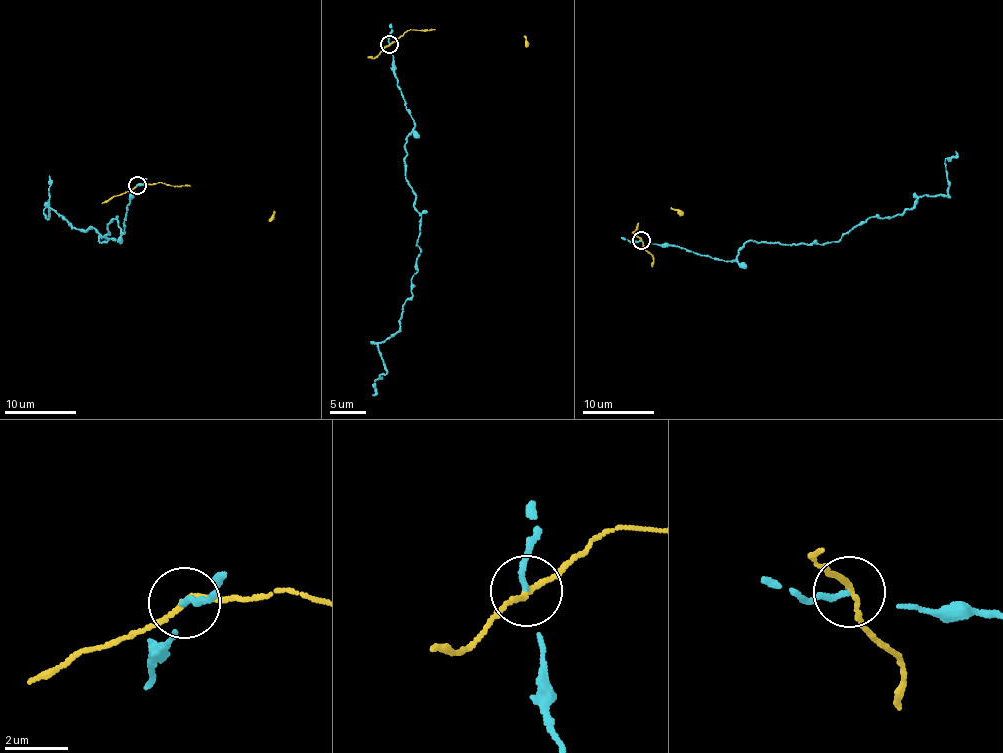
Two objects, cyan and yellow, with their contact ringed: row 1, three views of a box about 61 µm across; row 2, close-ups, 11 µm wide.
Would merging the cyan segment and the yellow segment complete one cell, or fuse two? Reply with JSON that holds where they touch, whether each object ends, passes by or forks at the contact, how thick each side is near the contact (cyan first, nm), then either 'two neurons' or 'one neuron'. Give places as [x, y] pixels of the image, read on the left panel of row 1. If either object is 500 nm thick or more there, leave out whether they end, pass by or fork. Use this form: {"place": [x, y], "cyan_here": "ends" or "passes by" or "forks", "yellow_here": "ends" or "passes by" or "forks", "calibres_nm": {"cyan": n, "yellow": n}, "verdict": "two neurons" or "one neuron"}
{"place": [137, 185], "cyan_here": "ends", "yellow_here": "passes by", "calibres_nm": {"cyan": 160, "yellow": 140}, "verdict": "two neurons"}

